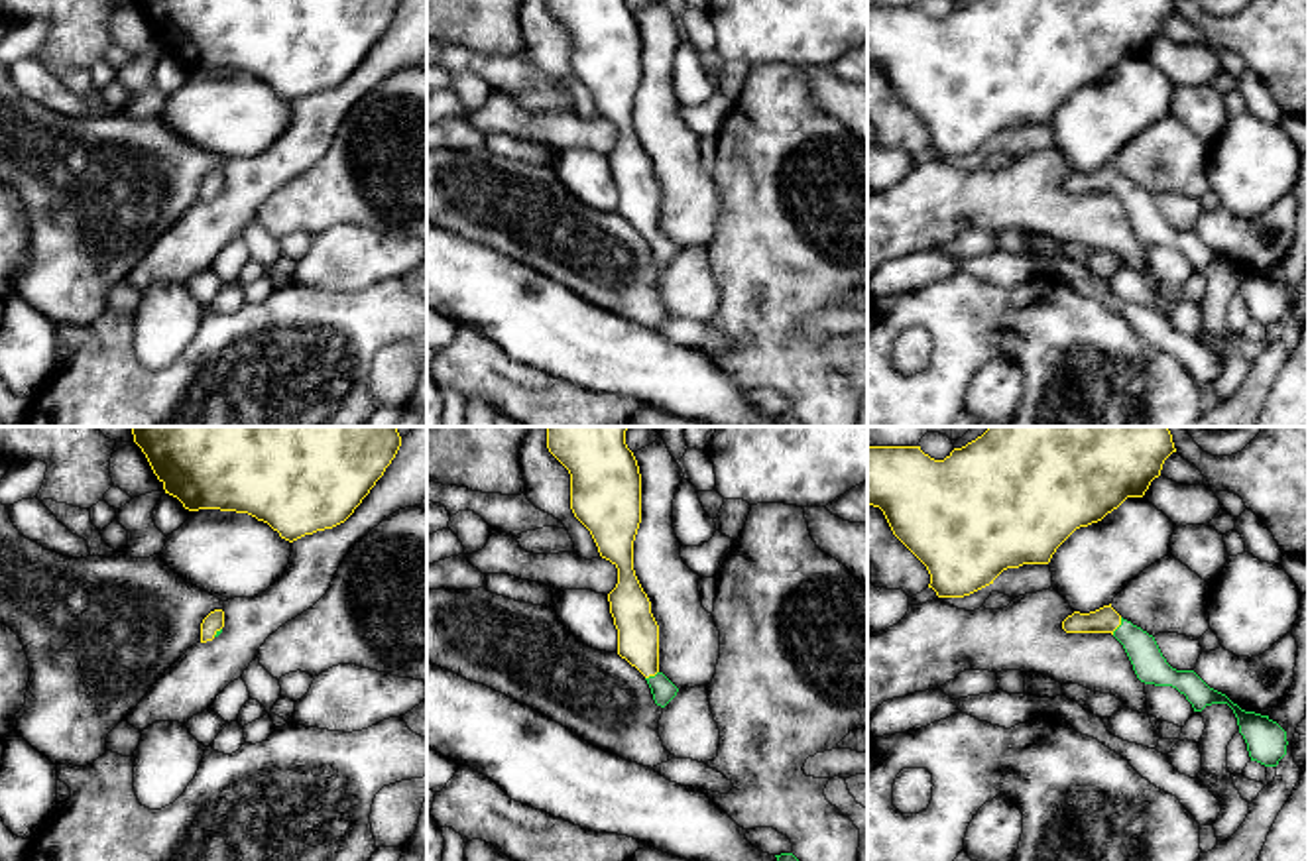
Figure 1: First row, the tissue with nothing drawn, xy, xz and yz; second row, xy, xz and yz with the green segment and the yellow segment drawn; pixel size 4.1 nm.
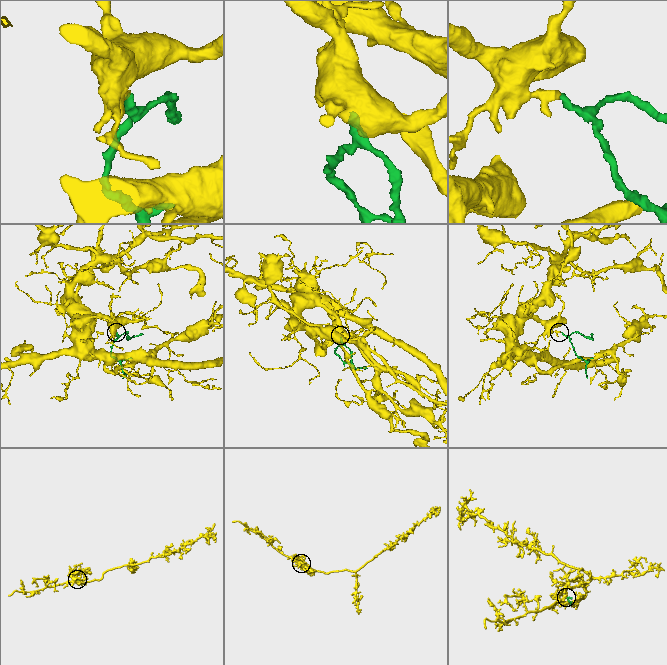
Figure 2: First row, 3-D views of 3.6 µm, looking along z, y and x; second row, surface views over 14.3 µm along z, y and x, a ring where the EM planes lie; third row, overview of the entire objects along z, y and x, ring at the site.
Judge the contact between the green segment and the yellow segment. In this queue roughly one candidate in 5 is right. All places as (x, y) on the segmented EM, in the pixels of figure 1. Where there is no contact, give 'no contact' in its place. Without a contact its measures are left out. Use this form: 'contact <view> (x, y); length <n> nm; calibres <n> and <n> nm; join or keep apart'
contact yz (1120, 626); length 80 nm; calibres 140 and 110 nm; join

